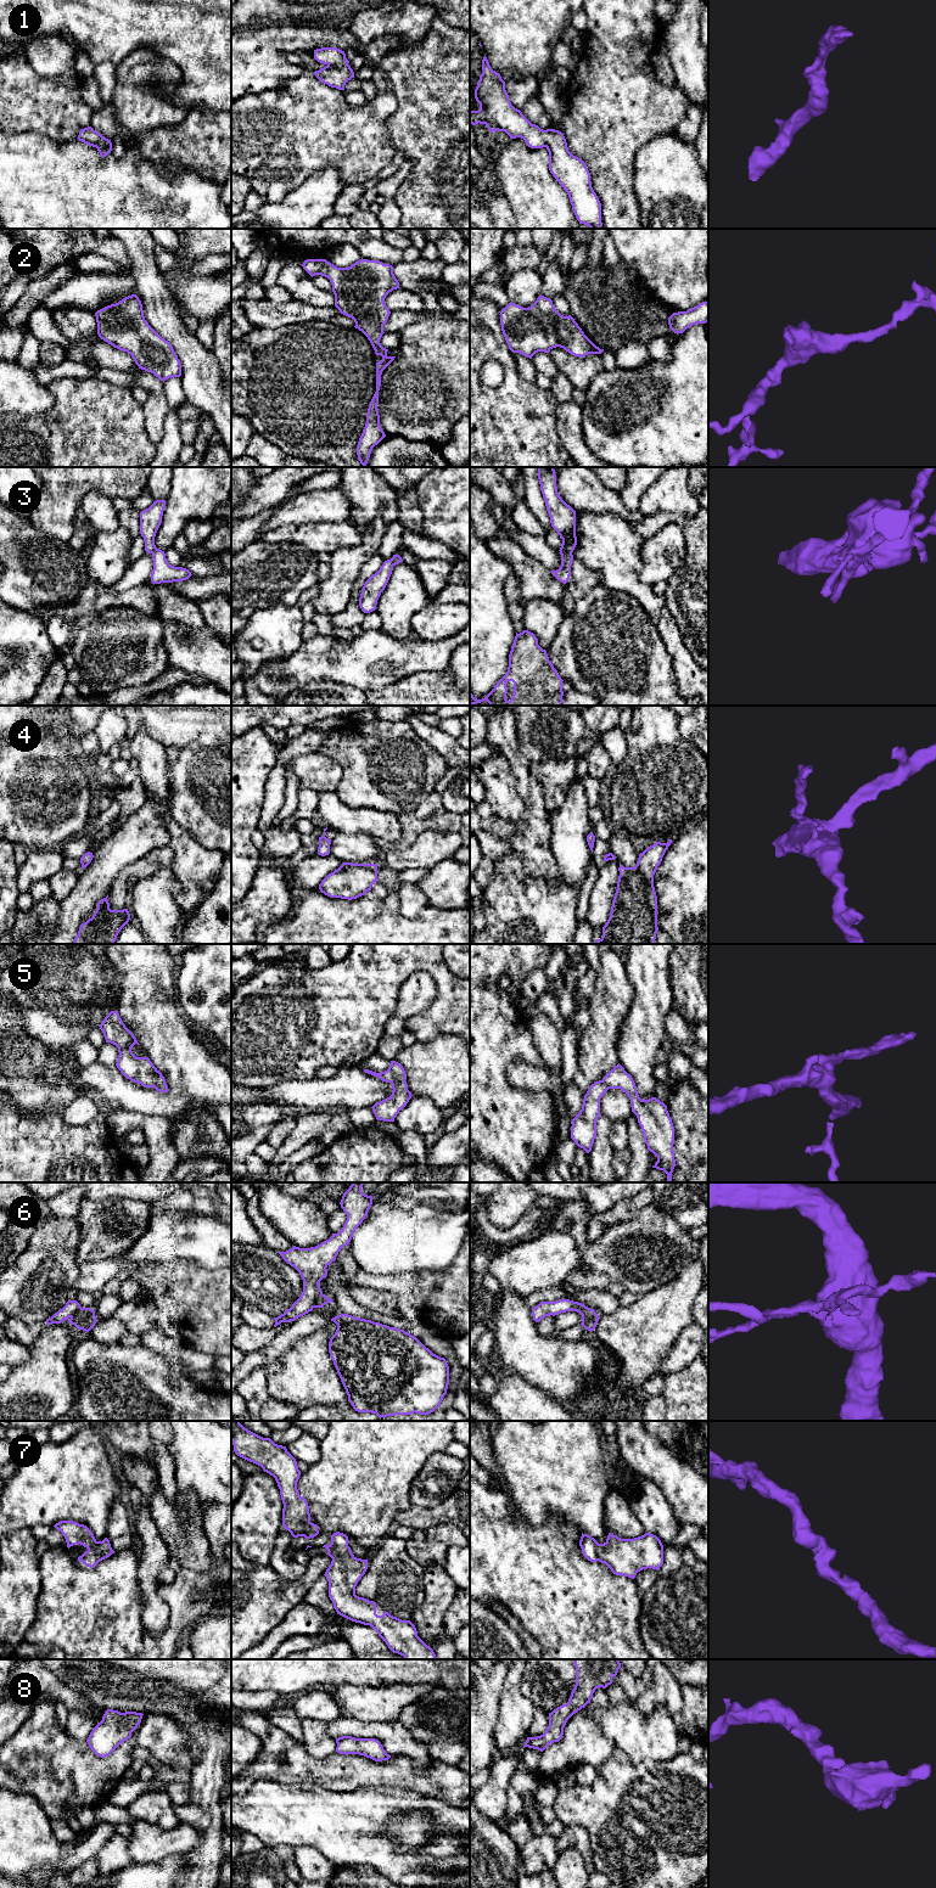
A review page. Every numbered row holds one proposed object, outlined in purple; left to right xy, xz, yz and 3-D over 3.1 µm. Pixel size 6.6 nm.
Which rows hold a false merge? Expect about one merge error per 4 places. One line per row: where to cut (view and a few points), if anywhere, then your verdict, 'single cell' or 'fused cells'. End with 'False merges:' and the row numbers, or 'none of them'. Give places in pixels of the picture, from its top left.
1: no cut; single cell
2: no cut; single cell
3: cut in yz along (560, 548), (572, 556); fused cells
4: no cut; single cell
5: no cut; single cell
6: cut in xz along (323, 1294), (314, 1307); fused cells
7: no cut; single cell
8: no cut; single cell
False merges: 3, 6

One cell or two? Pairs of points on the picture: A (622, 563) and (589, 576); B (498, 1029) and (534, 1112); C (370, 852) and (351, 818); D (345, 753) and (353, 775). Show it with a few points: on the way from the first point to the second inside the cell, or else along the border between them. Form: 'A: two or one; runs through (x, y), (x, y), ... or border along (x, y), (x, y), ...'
A: two; border along (573, 557), (593, 568), (600, 576), (600, 582)
B: one; runs through (498, 1051), (498, 1082), (513, 1096)
C: two; border along (338, 831), (364, 832), (374, 837)
D: one; runs through (349, 758), (353, 762), (353, 770)

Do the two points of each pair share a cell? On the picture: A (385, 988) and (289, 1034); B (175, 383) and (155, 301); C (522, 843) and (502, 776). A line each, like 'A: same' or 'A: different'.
A: same
B: different
C: different

